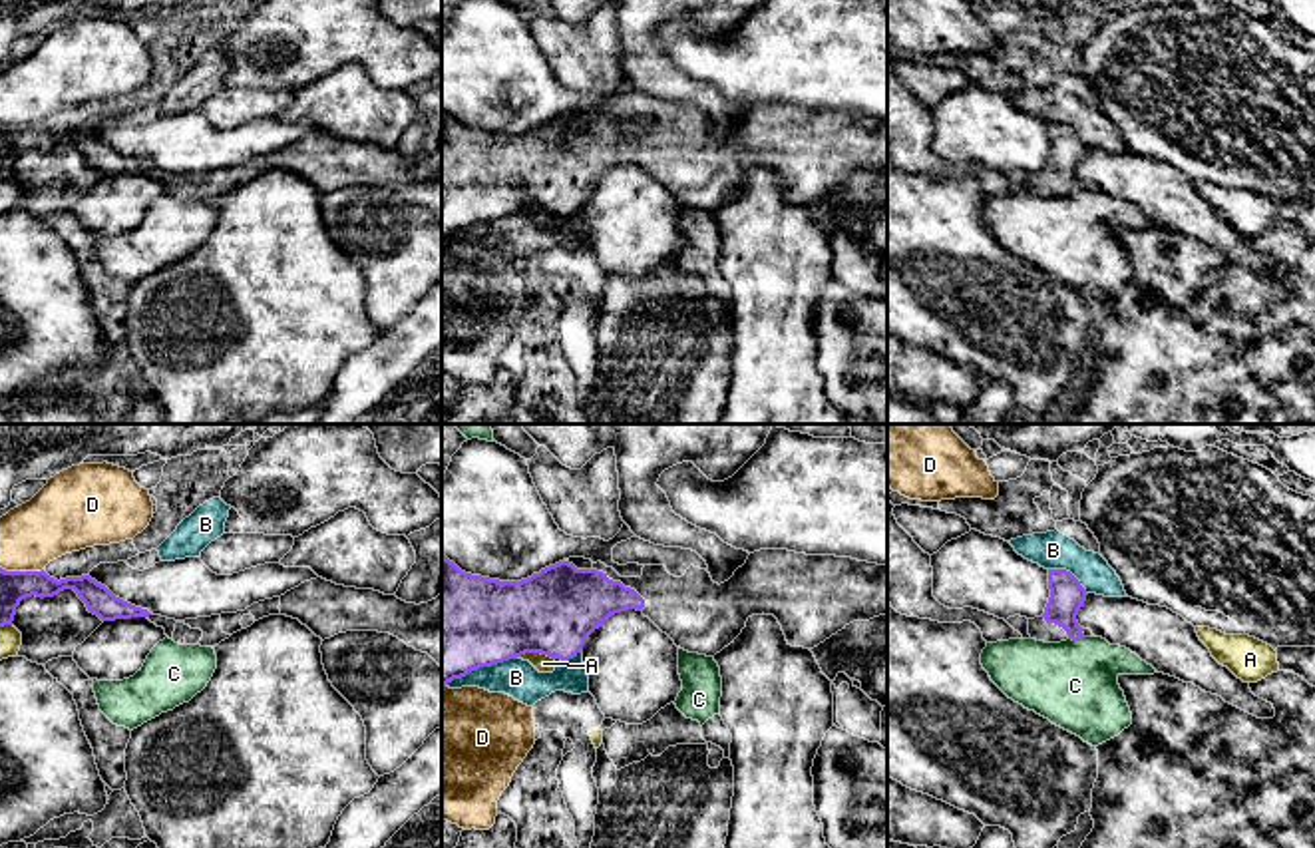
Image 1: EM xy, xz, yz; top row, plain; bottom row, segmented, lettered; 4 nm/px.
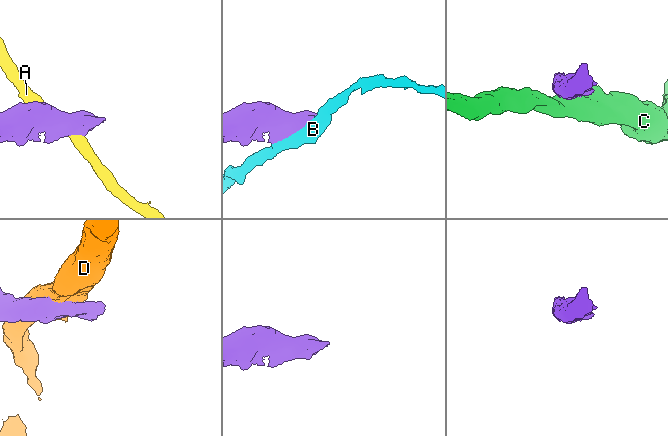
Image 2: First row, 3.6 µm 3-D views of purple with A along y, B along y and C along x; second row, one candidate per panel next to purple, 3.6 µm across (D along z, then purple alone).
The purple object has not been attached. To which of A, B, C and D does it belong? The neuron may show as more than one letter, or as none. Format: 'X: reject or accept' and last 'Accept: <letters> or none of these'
A: reject
B: reject
C: reject
D: reject
Accept: none of these

